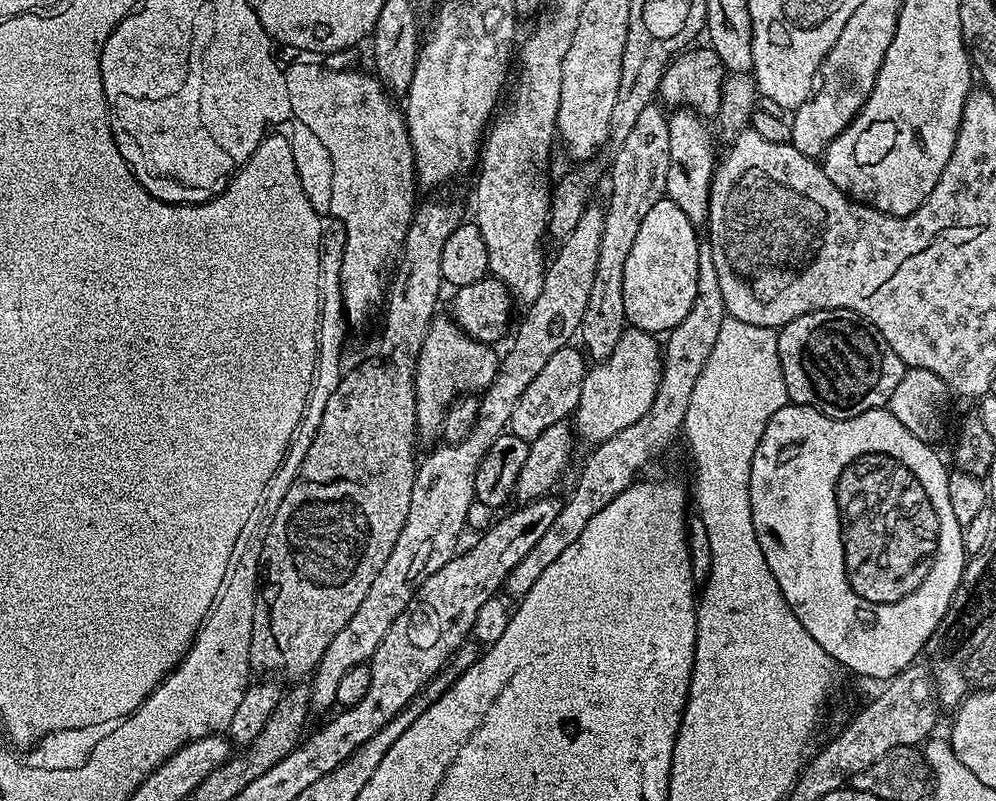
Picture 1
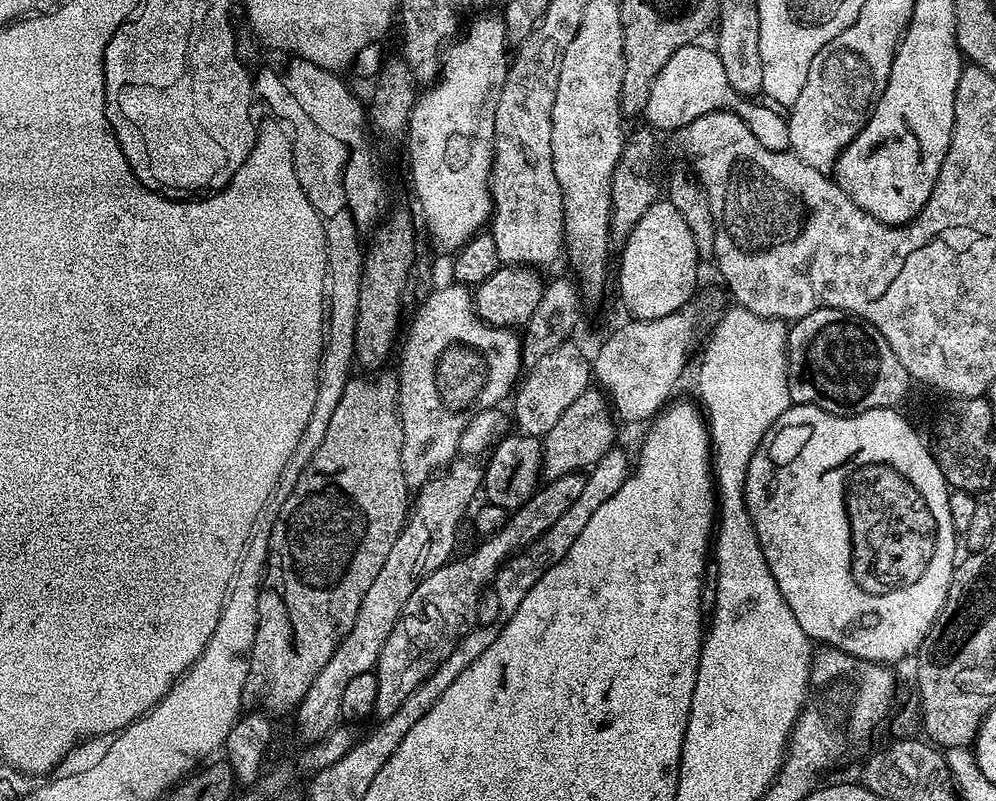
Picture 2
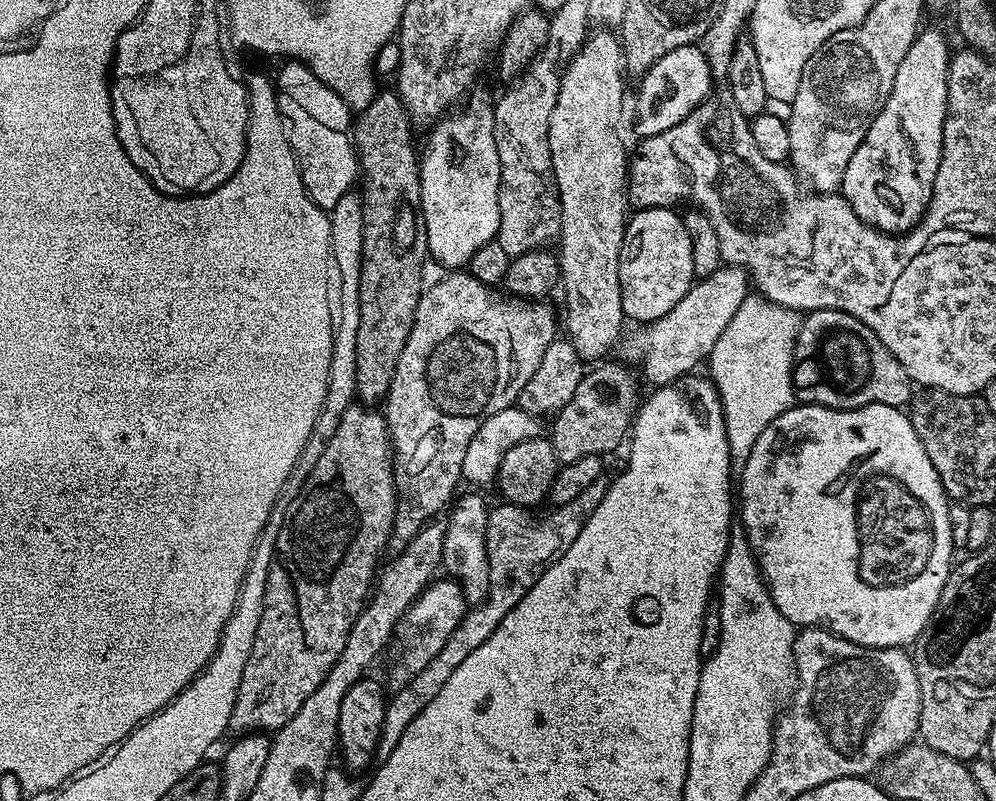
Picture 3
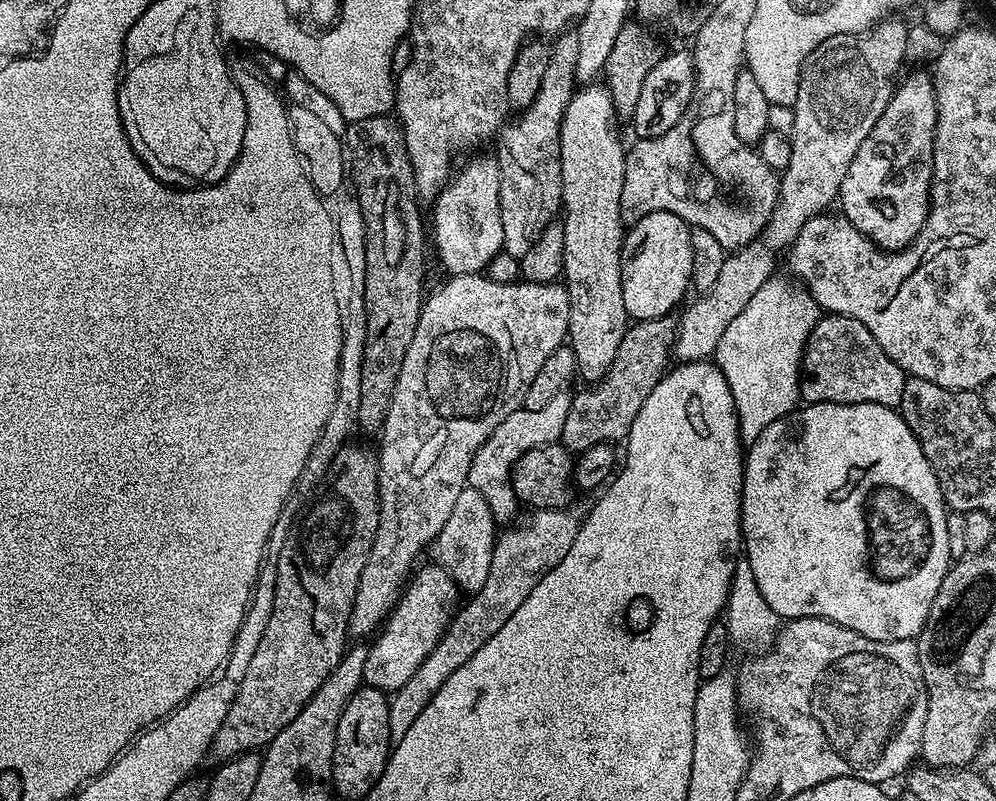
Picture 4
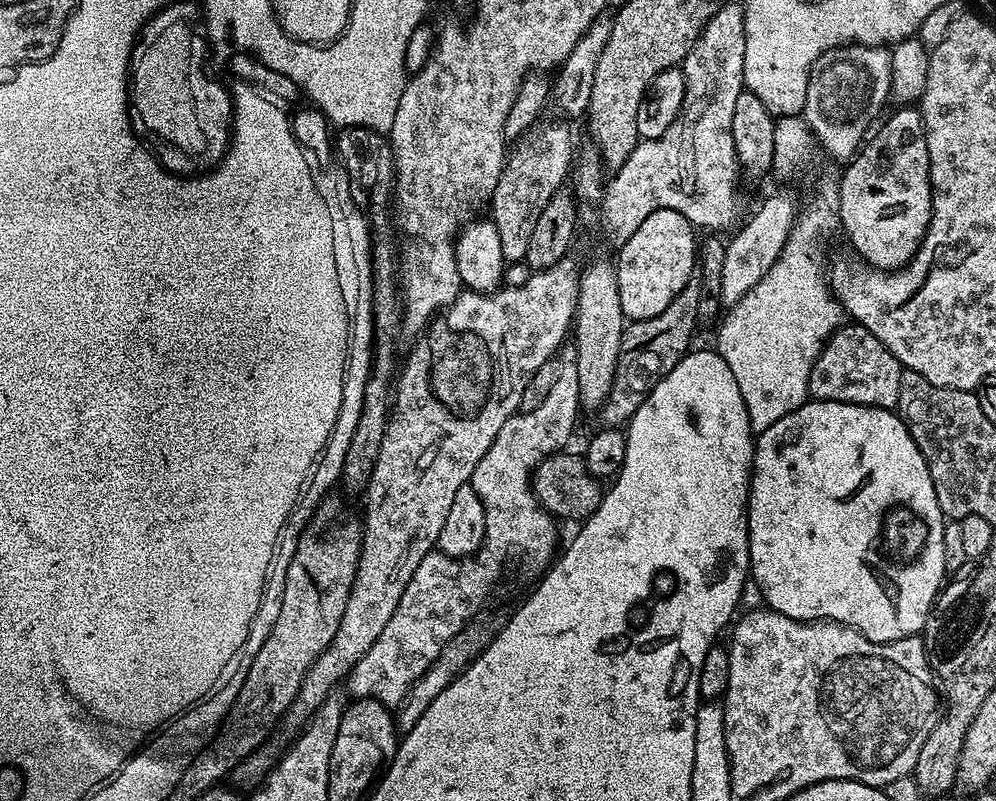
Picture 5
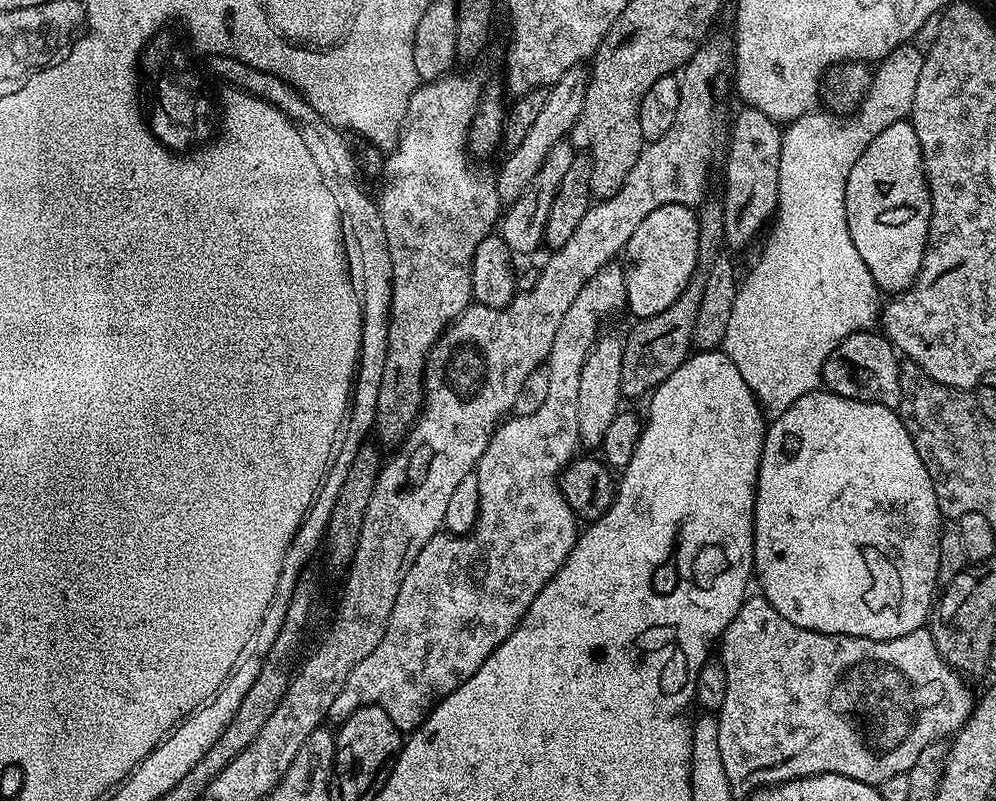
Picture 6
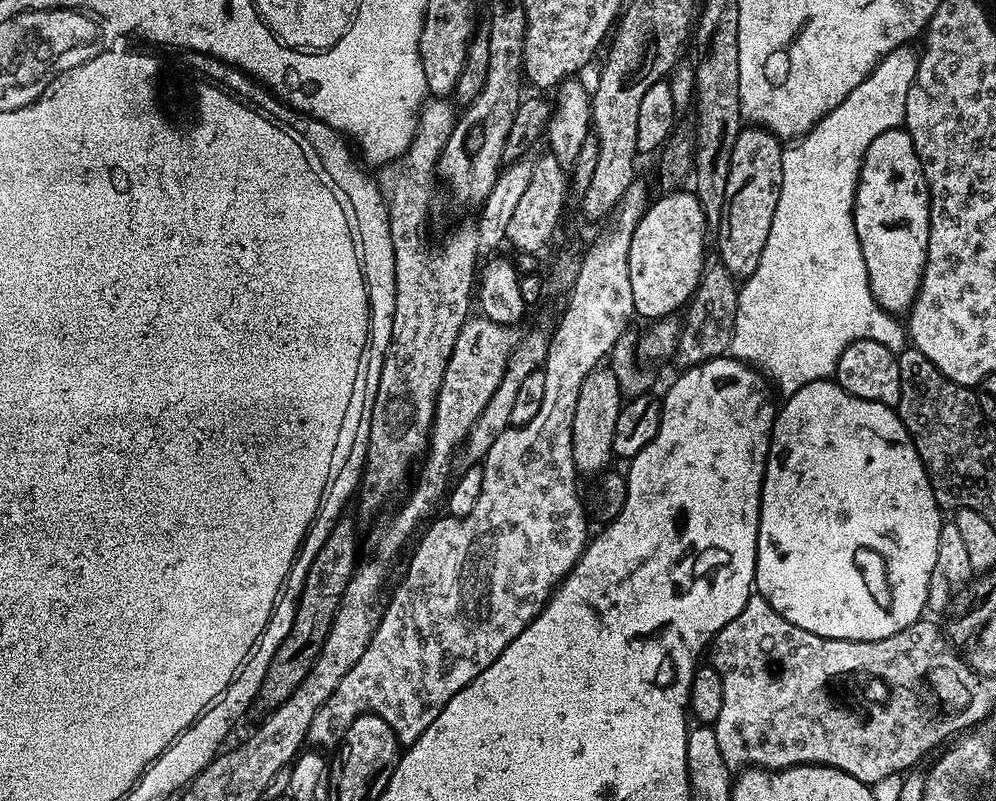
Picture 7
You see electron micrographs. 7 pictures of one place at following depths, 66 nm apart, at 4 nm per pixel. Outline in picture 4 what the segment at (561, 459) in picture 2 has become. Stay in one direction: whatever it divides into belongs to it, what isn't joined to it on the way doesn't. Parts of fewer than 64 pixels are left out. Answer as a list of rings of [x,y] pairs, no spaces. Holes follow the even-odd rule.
[[[672,314],[629,325],[610,370],[595,384],[584,386],[584,389],[572,396],[560,439],[567,450],[579,454],[590,446],[616,444],[618,440],[627,439],[634,418],[642,410],[642,403],[646,402],[654,386],[668,370],[668,360],[672,358],[678,328],[679,319]]]

